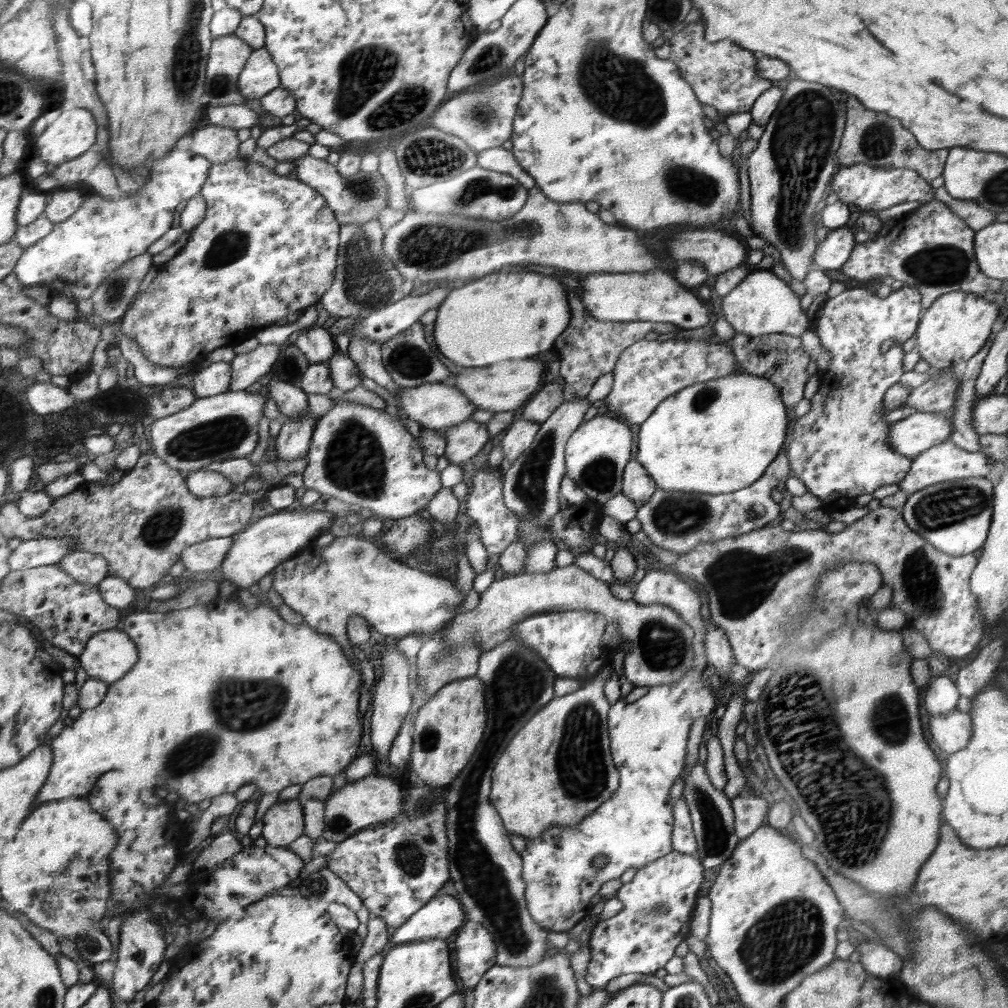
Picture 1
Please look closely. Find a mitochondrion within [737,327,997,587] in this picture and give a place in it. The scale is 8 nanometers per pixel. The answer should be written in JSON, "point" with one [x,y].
{"point":[937,511]}

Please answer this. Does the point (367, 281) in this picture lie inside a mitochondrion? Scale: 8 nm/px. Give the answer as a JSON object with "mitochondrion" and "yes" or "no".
{"mitochondrion":"yes"}

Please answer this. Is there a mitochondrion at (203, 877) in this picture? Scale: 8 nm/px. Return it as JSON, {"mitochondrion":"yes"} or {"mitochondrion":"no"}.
{"mitochondrion":"no"}

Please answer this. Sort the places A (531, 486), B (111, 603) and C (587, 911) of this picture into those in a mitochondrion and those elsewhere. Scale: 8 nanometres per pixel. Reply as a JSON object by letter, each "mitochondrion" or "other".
{"A":"mitochondrion","B":"other","C":"other"}

